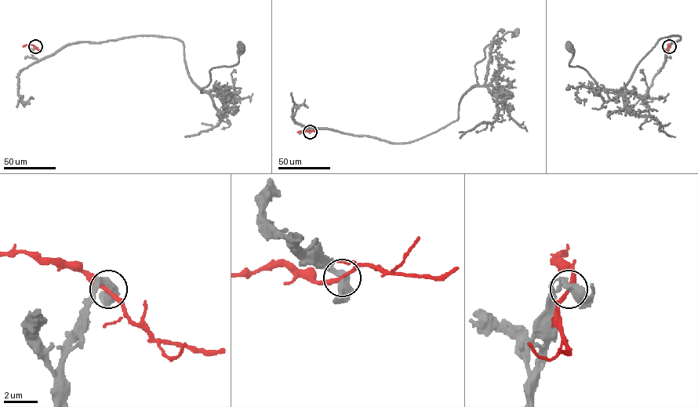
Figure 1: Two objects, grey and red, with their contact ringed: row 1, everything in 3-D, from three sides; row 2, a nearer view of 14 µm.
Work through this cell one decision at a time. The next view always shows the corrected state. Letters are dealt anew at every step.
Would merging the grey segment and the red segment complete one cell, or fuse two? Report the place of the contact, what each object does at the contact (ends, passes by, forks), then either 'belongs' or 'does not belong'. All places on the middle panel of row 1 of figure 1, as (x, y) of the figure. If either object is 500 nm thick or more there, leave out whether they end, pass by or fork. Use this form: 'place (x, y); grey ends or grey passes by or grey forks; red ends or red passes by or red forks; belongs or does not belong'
place (310, 132); grey forks; red passes by; does not belong

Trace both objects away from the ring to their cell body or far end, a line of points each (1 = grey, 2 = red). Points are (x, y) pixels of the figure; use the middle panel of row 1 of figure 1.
1: (310, 132), (394, 143), (434, 132), (457, 120), (460, 99), (478, 84), (475, 65), (484, 49), (516, 32)
2: (310, 132), (297, 132)

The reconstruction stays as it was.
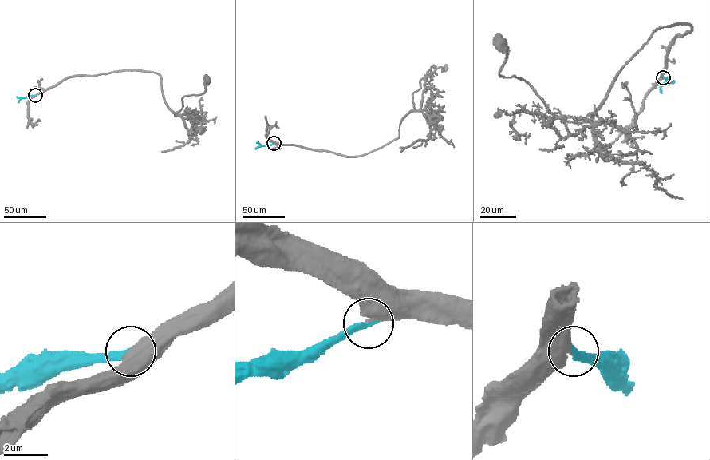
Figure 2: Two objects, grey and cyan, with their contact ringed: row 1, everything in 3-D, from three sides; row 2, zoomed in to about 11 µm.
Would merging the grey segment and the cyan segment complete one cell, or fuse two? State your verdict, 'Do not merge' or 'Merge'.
Merge

